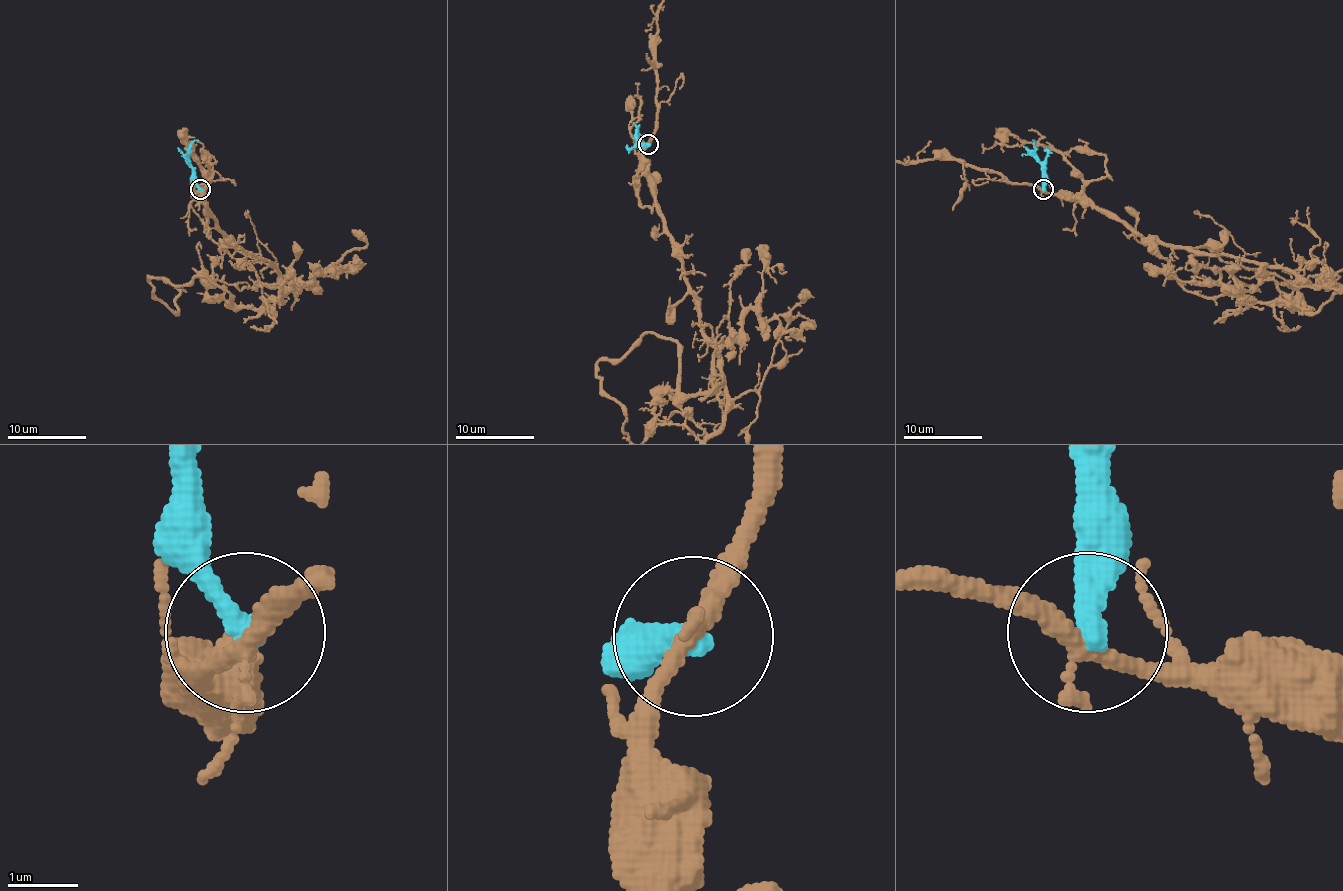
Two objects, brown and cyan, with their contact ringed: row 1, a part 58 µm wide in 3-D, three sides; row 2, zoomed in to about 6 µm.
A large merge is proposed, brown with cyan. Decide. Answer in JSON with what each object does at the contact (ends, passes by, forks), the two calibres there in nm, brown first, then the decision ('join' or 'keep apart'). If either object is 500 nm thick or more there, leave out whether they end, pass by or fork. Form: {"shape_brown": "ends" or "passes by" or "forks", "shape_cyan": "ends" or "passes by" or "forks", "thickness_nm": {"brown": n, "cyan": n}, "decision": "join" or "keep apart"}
{"shape_brown": "passes by", "shape_cyan": "ends", "thickness_nm": {"brown": 280, "cyan": 360}, "decision": "keep apart"}

